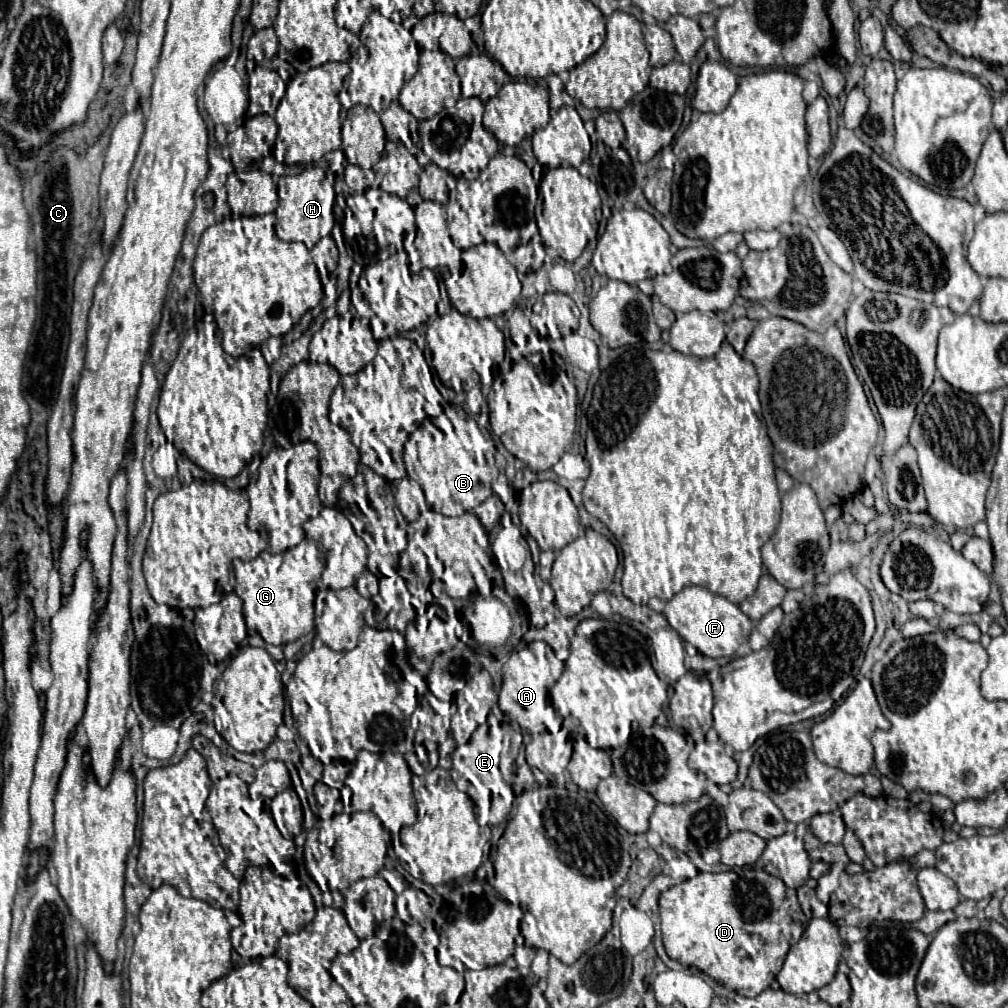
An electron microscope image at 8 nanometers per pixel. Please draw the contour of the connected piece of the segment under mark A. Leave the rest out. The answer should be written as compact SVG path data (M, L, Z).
M532 642L520 650L514 650L510 660L504 664L504 682L502 682L500 689L500 710L510 720L520 724L523 732L523 744L526 748L526 760L530 766L538 768L545 774L551 773L551 750L555 735L563 722L563 719L556 714L548 694L563 671L564 663L555 656L553 649L546 642Z

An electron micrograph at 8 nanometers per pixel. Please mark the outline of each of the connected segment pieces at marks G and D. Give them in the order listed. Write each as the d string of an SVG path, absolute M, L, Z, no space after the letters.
M302 540L298 546L282 554L282 564L278 566L278 556L266 550L254 560L234 560L236 588L234 592L244 602L244 618L248 626L254 626L258 634L268 644L288 644L306 636L314 630L314 598L320 574L324 570L324 560L318 552L314 540Z
M752 866L750 874L744 874L744 878L736 872L698 872L696 878L668 888L660 894L660 920L664 948L672 960L696 966L728 990L736 990L740 996L758 996L774 982L790 946L808 926L808 918L798 904L796 890L786 888L782 880L770 876L758 866Z

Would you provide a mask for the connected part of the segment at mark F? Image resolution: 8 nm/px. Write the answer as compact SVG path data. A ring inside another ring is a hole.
M688 586L672 596L666 602L664 616L670 626L692 646L696 646L704 656L718 658L718 656L732 656L742 642L748 640L752 632L752 620L740 610L738 604L730 602L724 596L706 592L700 586Z

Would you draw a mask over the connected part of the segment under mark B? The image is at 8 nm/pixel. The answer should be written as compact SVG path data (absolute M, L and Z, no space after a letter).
M453 404L447 405L444 413L437 418L426 418L424 424L410 434L410 440L404 444L404 464L408 478L420 484L432 510L444 516L462 516L492 496L490 464L496 468L496 480L499 470L495 460L495 444L487 437L473 418Z

